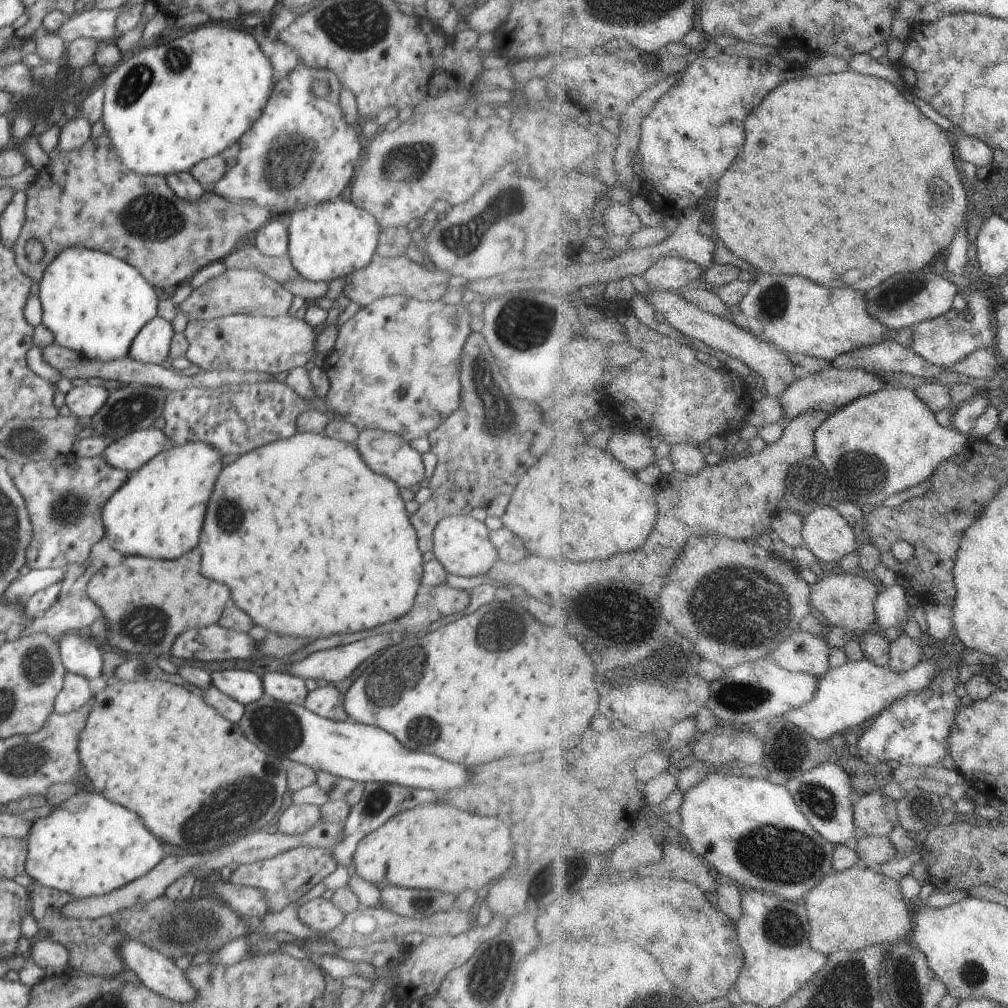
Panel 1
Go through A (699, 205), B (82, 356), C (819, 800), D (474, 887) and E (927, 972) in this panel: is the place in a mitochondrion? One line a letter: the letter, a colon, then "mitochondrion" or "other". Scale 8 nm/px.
A: other
B: other
C: mitochondrion
D: other
E: other

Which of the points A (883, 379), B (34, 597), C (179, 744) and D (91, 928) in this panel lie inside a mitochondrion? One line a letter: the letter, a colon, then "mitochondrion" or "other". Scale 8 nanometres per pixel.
A: other
B: other
C: other
D: other

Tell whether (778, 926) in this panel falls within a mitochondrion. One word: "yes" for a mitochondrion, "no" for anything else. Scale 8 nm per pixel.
yes

